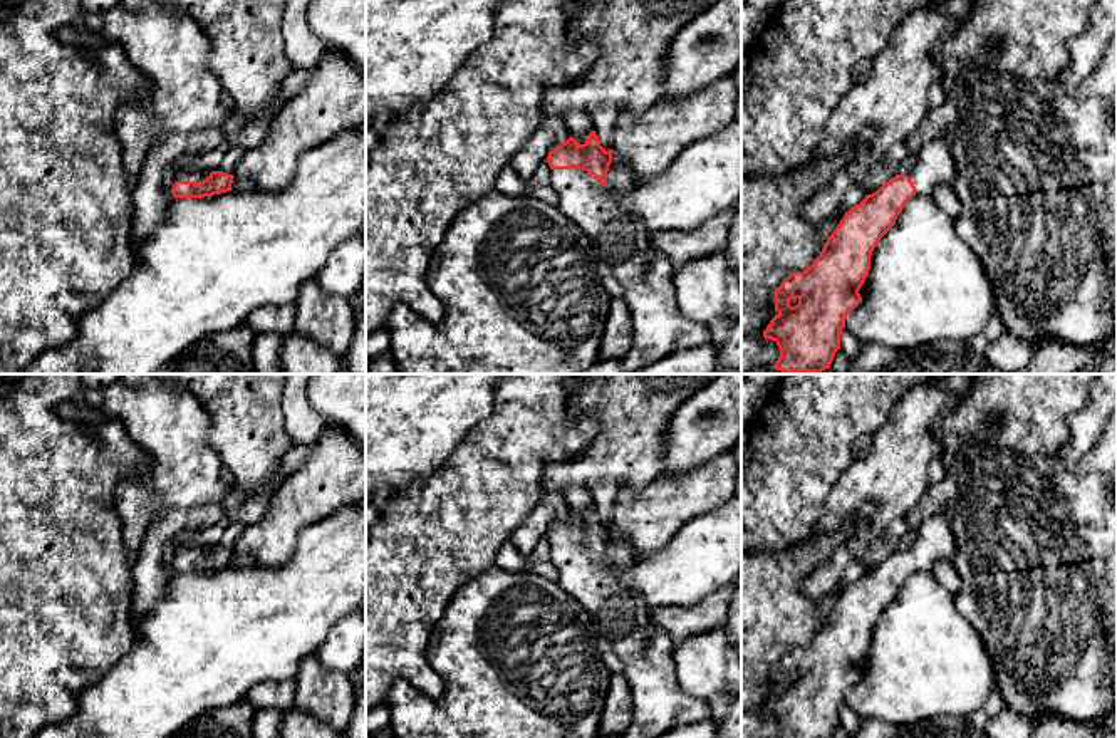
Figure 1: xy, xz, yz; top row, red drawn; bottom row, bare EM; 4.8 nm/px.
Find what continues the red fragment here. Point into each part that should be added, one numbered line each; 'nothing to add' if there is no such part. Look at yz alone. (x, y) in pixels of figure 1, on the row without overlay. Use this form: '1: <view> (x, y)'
1: yz (935, 542)

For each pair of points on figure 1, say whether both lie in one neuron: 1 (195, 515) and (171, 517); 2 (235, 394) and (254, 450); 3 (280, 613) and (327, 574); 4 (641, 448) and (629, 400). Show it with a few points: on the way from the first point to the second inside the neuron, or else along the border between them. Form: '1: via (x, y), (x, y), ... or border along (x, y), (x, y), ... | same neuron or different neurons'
1: via (190, 517), (176, 517) | same neuron
2: via (245, 408), (249, 436) | same neuron
3: via (292, 608), (316, 586) | same neuron
4: via (633, 436), (633, 411) | same neuron

